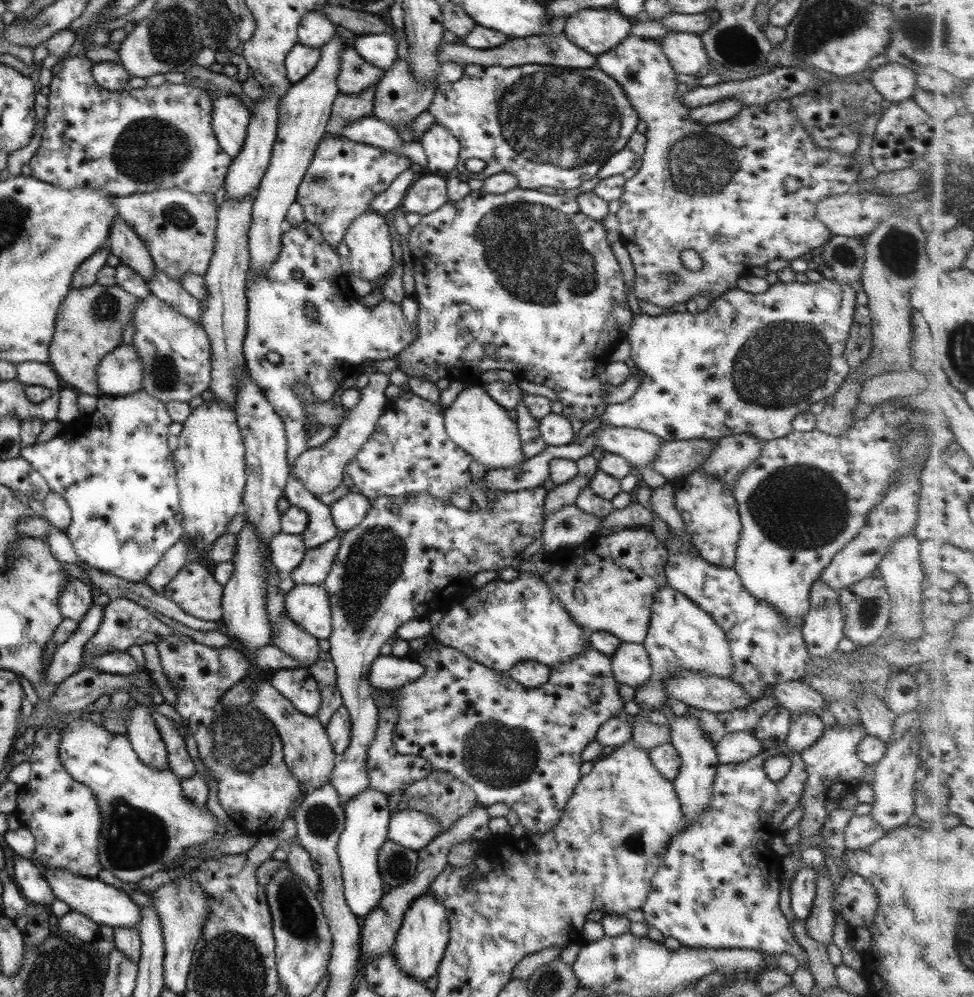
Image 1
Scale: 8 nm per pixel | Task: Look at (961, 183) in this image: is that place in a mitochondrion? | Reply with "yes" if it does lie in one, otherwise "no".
yes

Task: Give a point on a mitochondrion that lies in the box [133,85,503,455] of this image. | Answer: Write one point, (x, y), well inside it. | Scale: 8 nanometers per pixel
(163, 371)

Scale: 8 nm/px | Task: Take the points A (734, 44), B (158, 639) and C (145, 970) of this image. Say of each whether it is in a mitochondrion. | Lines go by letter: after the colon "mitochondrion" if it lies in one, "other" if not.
A: mitochondrion
B: other
C: other

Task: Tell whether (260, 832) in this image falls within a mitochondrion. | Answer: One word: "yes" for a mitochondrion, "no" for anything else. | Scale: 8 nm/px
no

